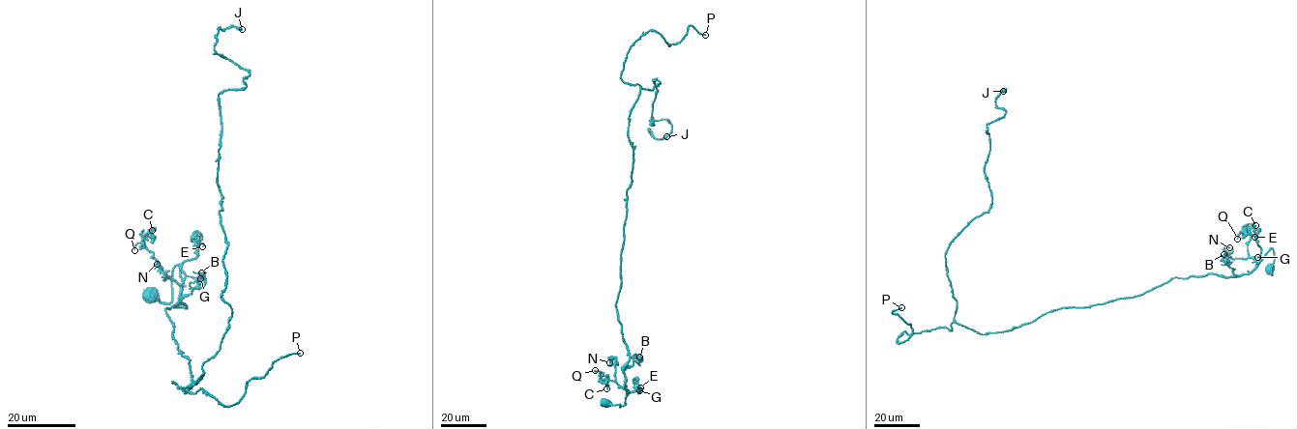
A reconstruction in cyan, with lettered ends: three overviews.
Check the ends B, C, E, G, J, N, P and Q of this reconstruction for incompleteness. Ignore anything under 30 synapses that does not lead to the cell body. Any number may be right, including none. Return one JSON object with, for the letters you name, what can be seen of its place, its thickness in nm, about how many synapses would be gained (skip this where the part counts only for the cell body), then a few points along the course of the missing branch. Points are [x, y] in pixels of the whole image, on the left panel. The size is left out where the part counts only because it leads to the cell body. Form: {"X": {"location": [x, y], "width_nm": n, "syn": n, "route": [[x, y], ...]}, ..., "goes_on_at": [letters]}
{"P": {"location": [300, 353], "width_nm": 240, "syn": 60, "route": [[300, 353], [344, 348], [397, 370], [404, 380], [398, 386], [394, 409], [395, 406], [404, 409]]}, "goes_on_at": ["P"]}

